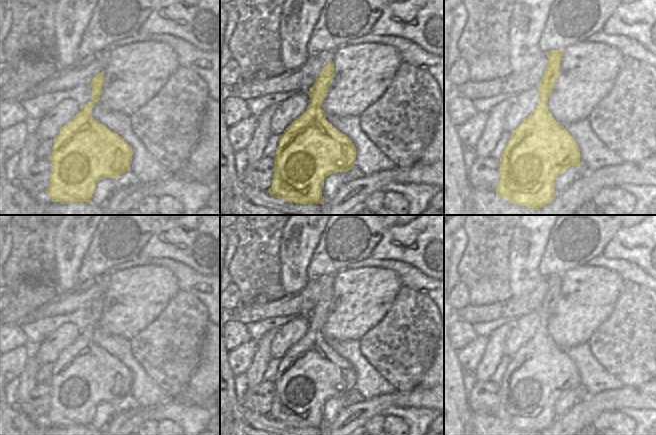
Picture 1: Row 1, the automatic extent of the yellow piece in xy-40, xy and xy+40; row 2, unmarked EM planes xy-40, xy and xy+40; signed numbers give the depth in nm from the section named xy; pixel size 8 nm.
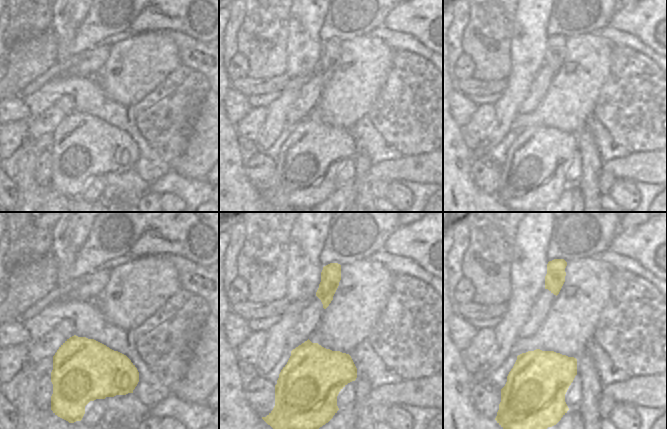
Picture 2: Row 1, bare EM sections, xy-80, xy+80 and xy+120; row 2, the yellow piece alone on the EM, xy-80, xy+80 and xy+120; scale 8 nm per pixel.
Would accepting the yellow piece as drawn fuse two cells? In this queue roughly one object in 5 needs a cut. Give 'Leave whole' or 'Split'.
Leave whole

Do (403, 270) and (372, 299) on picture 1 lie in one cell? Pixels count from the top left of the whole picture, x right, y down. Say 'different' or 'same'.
different

